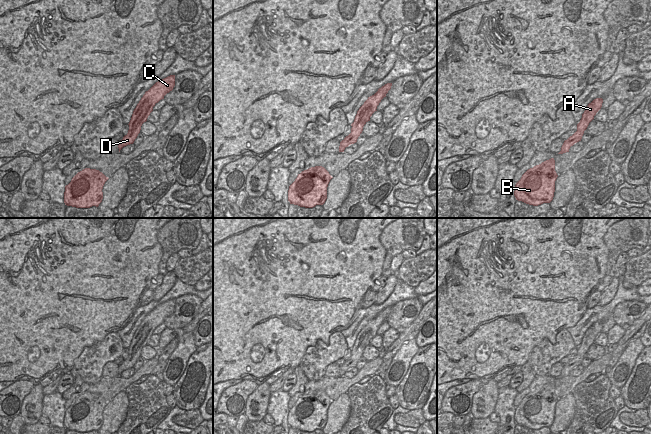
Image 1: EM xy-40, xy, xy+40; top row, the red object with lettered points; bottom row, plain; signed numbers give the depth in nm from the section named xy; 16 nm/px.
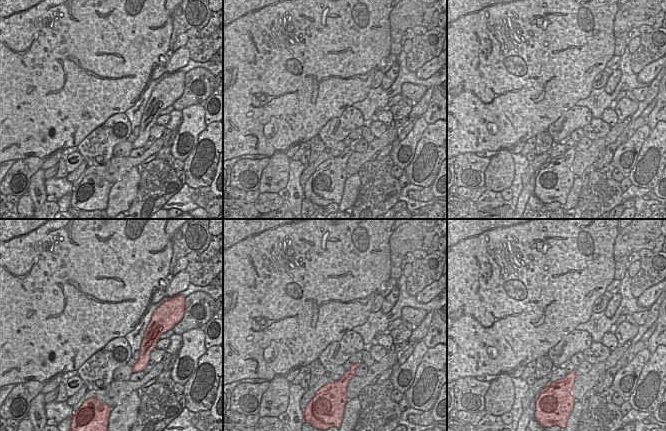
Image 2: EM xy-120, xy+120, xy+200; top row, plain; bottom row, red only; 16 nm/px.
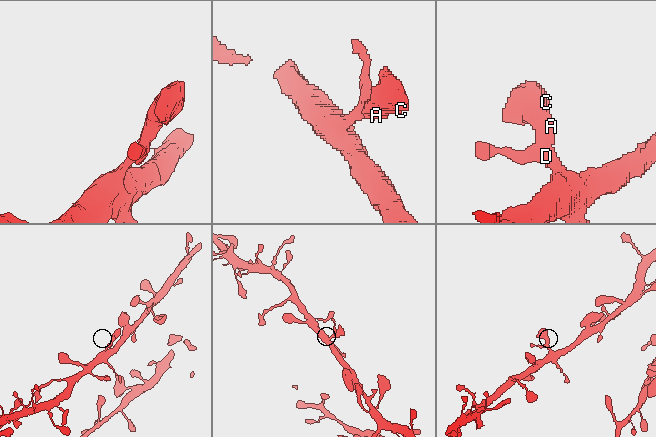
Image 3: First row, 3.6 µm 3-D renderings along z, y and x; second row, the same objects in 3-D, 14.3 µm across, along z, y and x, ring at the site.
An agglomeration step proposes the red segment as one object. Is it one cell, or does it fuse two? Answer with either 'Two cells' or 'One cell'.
One cell

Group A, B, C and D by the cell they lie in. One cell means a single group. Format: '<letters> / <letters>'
A B C D

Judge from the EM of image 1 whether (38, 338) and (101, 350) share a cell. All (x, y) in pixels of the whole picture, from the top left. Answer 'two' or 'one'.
two

